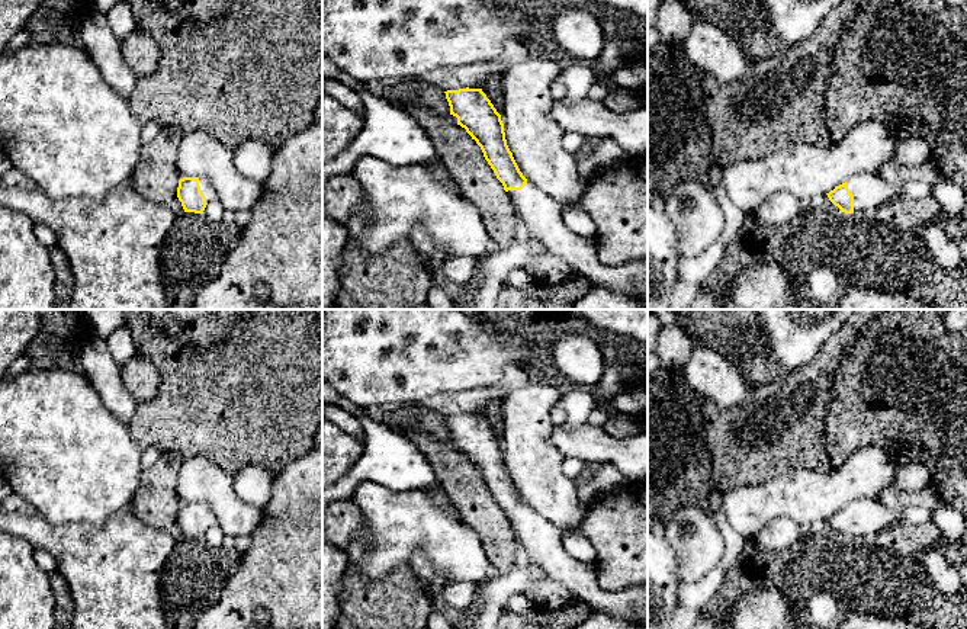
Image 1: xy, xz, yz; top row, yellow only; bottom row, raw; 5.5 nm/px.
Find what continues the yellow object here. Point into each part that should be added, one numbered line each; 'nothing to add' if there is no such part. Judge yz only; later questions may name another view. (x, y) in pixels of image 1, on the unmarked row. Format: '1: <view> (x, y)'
1: yz (870, 517)

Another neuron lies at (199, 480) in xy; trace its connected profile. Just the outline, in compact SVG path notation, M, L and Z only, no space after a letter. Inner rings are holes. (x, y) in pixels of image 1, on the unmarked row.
M206 456L183 458L176 492L184 503L208 504L218 526L231 539L251 535L263 514L237 497L234 476Z

